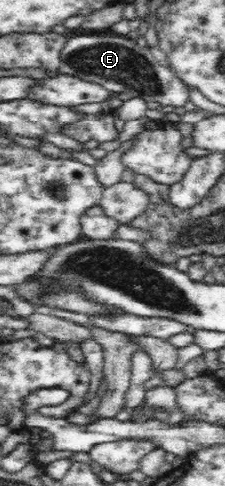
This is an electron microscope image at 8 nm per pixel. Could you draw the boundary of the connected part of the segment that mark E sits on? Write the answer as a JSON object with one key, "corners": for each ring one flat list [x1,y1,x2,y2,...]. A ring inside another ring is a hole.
{"corners":[[91,33,78,35,63,44,59,54,58,73,100,84,110,92,127,92,132,97,144,97,160,105,182,107,190,101,192,91,169,67,156,61,150,47,142,47,135,39,113,33]]}

